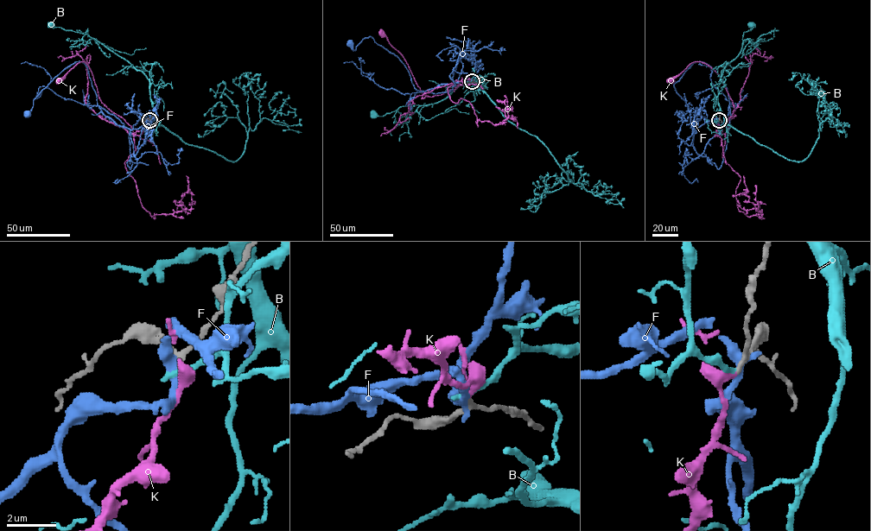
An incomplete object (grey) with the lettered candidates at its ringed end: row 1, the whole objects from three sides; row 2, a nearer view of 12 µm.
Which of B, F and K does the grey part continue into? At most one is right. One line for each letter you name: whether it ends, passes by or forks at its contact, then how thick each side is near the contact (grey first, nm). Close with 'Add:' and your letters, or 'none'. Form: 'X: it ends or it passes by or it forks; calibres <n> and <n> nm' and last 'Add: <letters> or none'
K: it passes by; calibres 160 and 260 nm
Add: K

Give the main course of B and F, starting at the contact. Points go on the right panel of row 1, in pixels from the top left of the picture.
B: (719, 120), (716, 112), (720, 108), (718, 83), (721, 72), (739, 54), (743, 34), (753, 27), (752, 26)
F: (719, 119), (720, 129), (728, 113), (727, 89), (702, 61), (674, 84), (687, 108), (680, 114)

